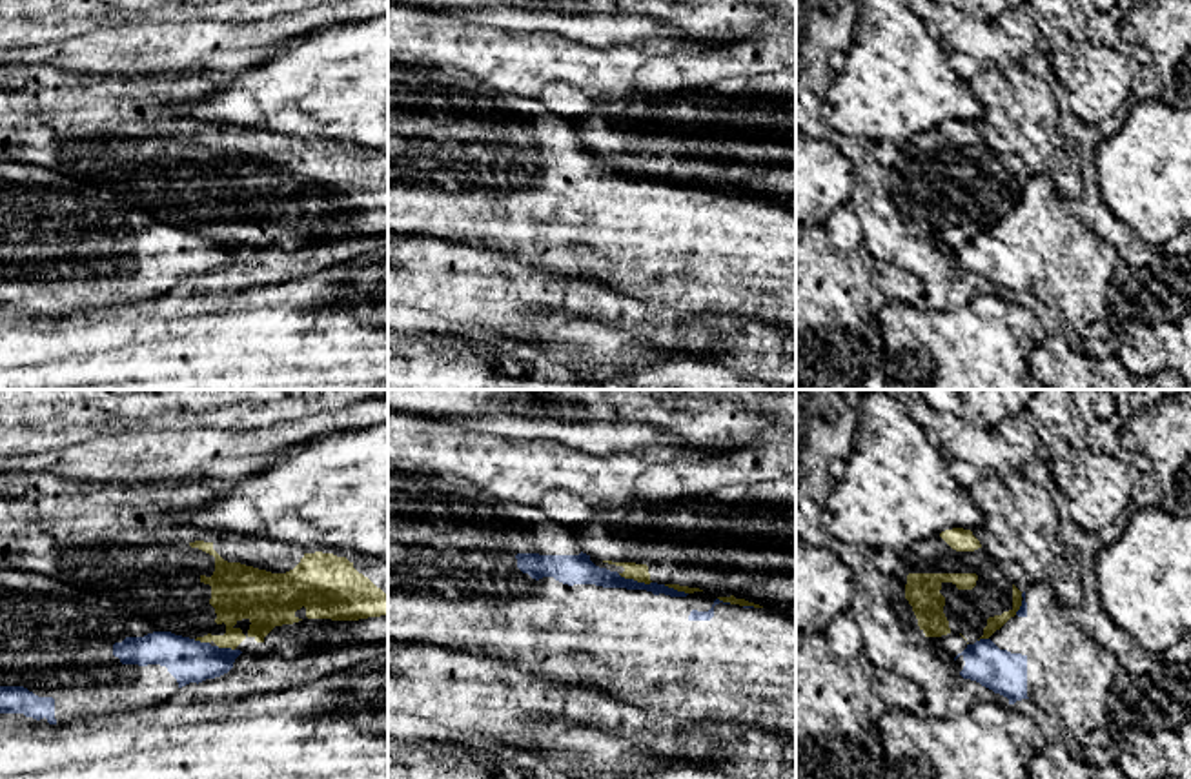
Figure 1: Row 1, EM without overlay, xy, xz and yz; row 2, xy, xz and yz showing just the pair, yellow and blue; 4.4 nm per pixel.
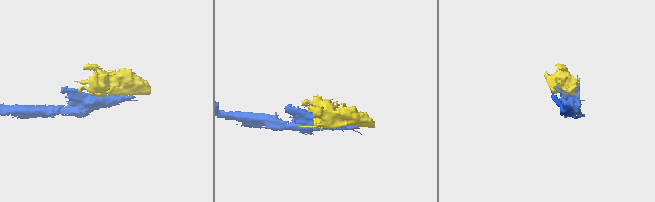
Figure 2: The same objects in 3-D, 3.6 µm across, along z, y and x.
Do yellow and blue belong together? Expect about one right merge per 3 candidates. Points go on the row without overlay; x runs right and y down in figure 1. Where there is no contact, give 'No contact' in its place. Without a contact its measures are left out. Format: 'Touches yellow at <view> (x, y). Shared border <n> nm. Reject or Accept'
Touches yellow at xz (634, 171). Shared border 160 nm. Reject

